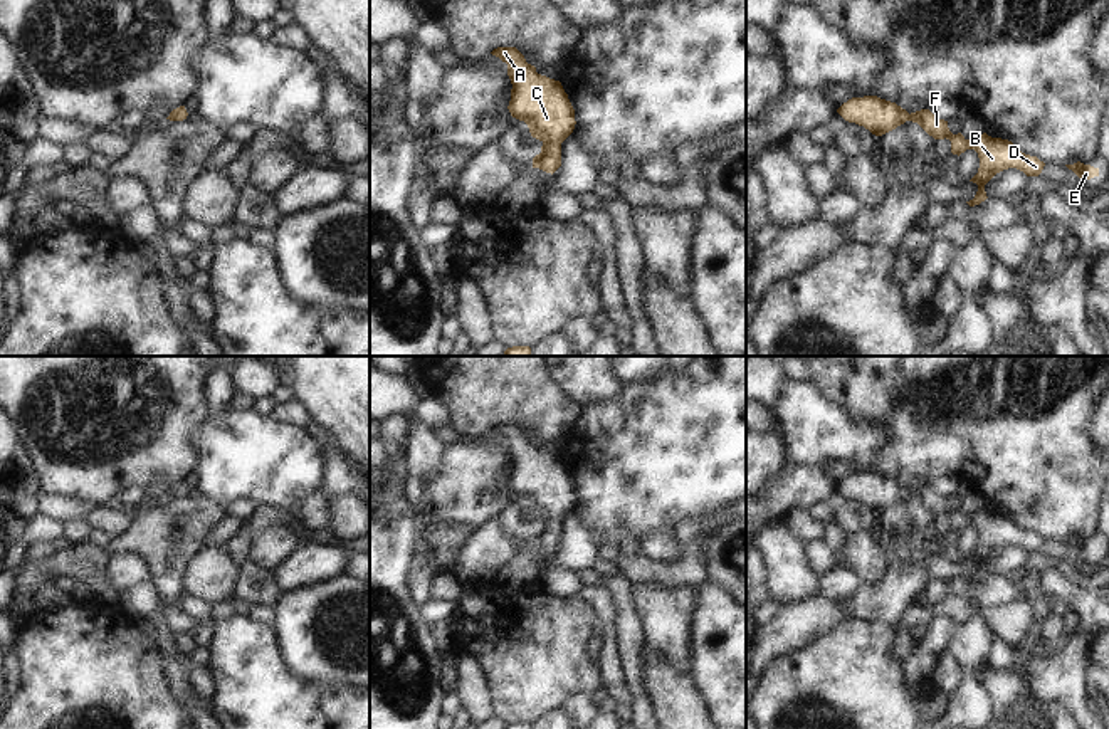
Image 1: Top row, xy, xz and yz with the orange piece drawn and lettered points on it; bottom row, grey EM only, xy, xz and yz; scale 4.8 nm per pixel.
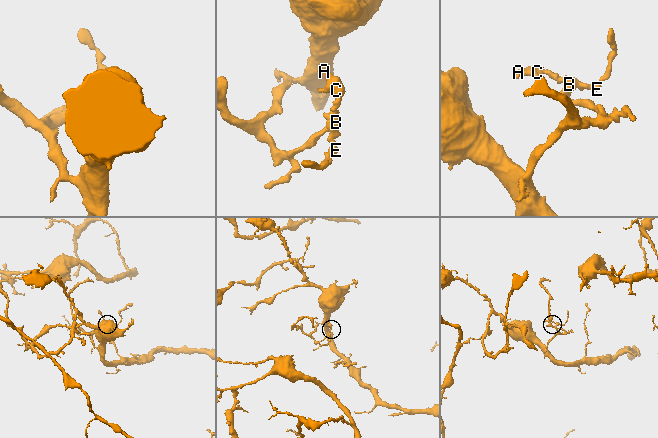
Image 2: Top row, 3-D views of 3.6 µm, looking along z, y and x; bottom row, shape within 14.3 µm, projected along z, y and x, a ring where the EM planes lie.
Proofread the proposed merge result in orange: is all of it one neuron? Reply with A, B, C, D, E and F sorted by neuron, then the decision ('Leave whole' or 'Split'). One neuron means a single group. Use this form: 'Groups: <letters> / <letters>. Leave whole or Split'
Groups: A B C D E F. Leave whole.

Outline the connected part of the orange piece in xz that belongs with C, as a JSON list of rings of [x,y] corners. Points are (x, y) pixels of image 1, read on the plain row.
[[[497,423],[491,428],[507,440],[511,455],[509,489],[524,497],[533,514],[543,519],[533,534],[533,544],[554,549],[561,543],[561,519],[575,506],[575,485],[560,457],[536,448],[516,423]]]

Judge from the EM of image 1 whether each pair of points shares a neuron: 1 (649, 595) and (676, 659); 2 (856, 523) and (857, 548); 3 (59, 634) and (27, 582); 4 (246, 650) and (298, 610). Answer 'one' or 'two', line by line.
1: one
2: two
3: two
4: two

